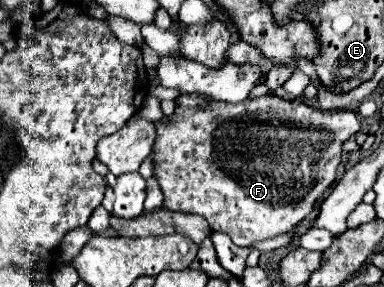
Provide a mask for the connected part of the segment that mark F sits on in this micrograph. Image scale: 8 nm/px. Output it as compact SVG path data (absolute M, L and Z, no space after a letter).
M178 96L174 116L156 124L154 142L154 176L164 192L164 206L174 212L204 216L212 230L224 232L236 246L252 246L254 242L290 232L304 216L310 214L314 202L336 178L342 142L360 130L354 110L320 112L308 102L284 100L278 96L260 96L240 104L208 102L206 98Z

